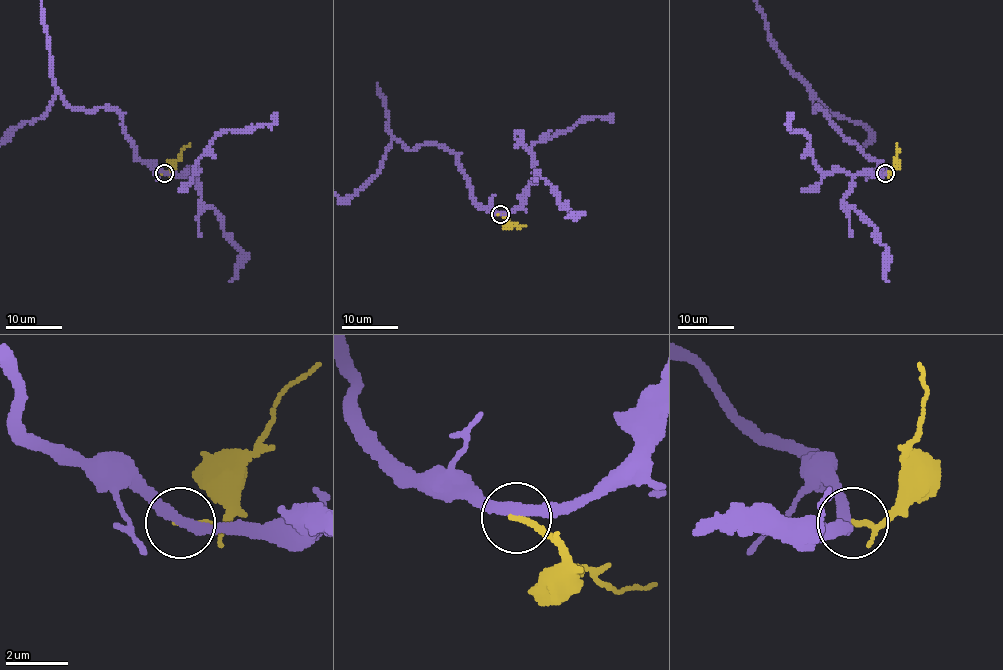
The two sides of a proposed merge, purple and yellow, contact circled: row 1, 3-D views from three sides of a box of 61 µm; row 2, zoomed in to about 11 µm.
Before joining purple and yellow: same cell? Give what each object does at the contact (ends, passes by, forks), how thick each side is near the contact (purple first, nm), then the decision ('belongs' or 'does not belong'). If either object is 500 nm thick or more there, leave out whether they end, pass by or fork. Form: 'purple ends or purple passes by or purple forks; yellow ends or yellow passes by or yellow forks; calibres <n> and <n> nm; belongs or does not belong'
purple passes by; yellow ends; calibres 360 and 180 nm; does not belong

